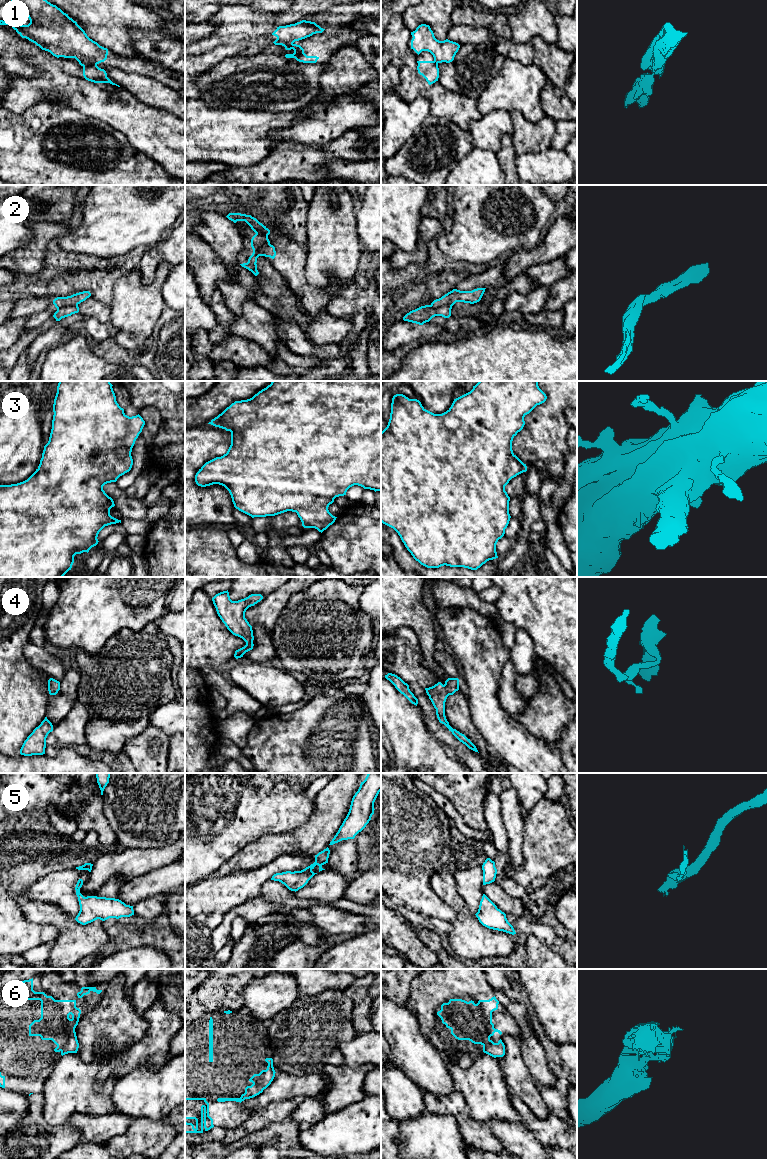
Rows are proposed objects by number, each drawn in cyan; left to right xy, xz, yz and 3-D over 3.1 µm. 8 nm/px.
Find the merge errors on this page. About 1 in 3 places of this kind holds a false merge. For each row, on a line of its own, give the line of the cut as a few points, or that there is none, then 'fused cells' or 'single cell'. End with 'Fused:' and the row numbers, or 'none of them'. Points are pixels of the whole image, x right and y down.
1: cut xy (78, 60), (94, 61), (97, 63); fused cells
2: cut yz (430, 305), (434, 307), (451, 306); fused cells
3: cut none; single cell
4: cut none; single cell
5: cut none; single cell
6: cut none; single cell
Fused: 1, 2

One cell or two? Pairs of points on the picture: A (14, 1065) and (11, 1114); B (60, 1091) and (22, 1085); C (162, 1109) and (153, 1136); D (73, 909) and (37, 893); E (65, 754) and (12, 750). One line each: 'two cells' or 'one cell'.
A: two cells
B: two cells
C: two cells
D: one cell
E: two cells

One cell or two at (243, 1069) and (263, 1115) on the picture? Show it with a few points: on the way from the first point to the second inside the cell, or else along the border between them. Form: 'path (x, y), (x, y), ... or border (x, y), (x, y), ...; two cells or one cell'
border (255, 1110), (239, 1127); two cells

